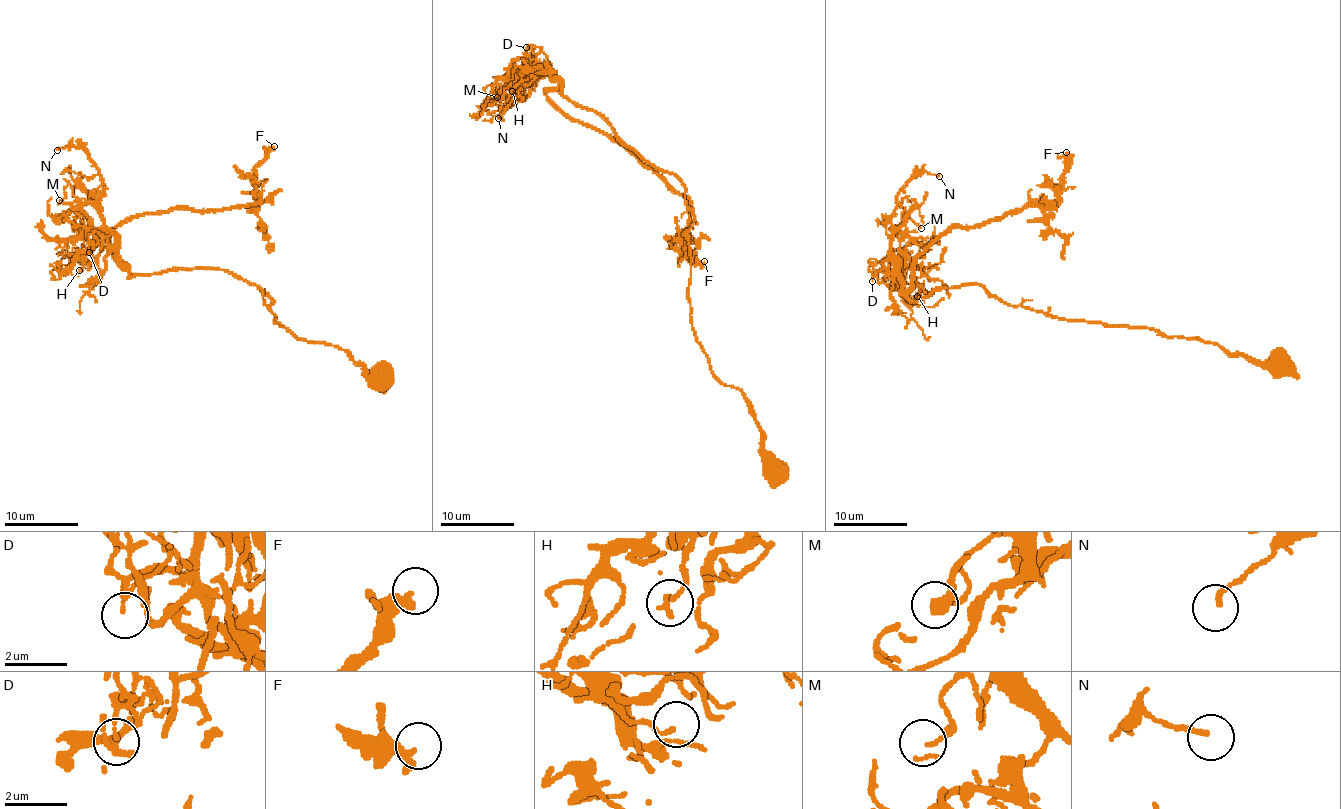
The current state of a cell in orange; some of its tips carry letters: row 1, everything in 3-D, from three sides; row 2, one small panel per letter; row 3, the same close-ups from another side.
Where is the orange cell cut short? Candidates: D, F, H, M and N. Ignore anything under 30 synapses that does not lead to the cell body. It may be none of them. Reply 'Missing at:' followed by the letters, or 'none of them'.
Missing at: none of them

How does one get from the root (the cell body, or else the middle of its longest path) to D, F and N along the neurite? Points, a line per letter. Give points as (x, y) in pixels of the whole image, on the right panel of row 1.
D: (1277, 366), (1195, 337), (1051, 318), (1008, 305), (979, 284), (911, 300), (893, 260), (872, 281)
F: (1277, 366), (1195, 337), (1051, 318), (979, 284), (908, 297), (915, 259), (948, 228), (1052, 201), (1066, 152)
N: (1277, 366), (1195, 337), (1051, 318), (979, 284), (911, 300), (891, 214), (917, 175), (939, 176)

